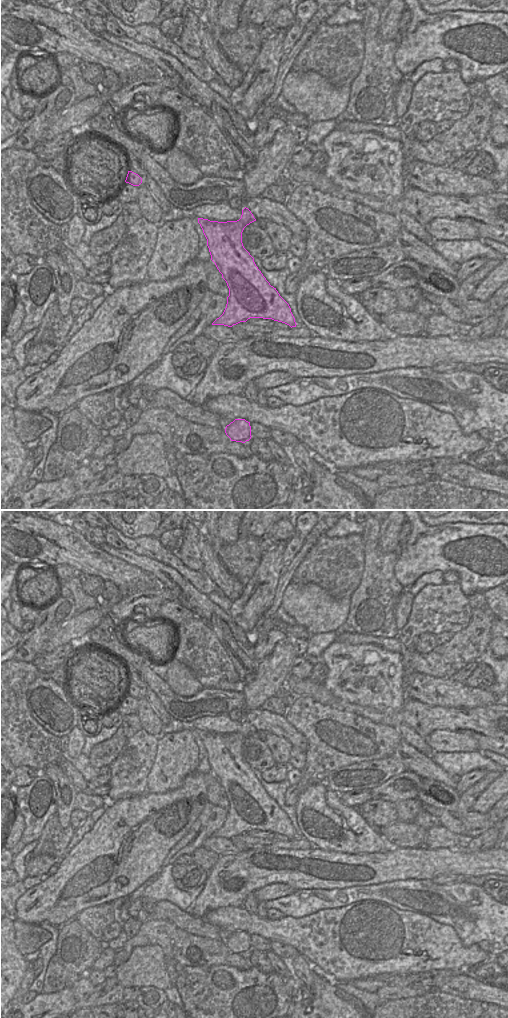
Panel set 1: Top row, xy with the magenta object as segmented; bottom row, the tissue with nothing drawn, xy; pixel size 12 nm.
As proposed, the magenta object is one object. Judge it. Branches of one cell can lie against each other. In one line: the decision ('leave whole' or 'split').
leave whole

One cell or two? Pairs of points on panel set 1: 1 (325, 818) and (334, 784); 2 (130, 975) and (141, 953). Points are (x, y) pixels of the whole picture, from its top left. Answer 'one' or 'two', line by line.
1: two
2: one

